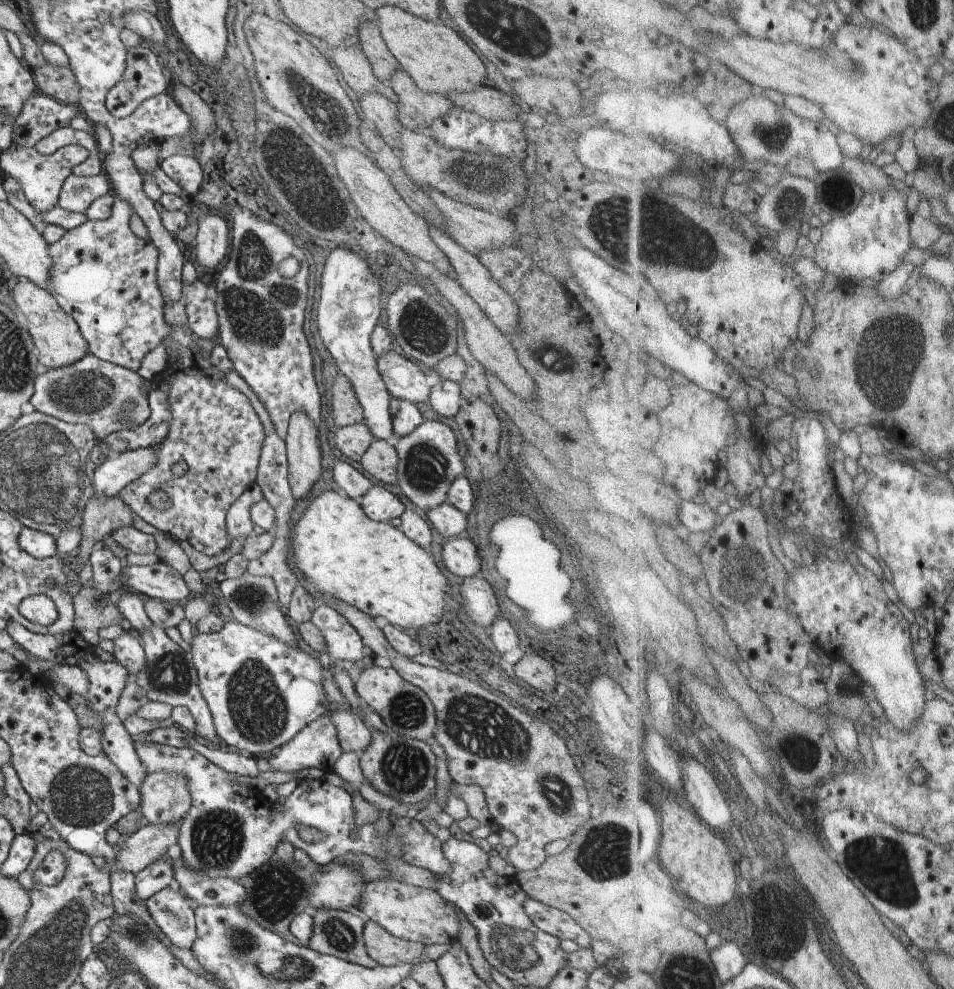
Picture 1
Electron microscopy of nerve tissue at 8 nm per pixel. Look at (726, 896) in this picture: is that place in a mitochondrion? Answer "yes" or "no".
no

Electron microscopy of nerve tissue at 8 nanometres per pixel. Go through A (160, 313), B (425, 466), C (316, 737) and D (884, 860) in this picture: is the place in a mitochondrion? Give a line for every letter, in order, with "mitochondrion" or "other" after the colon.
A: other
B: mitochondrion
C: other
D: mitochondrion

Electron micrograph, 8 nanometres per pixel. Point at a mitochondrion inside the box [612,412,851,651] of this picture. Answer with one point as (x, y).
(746, 572)

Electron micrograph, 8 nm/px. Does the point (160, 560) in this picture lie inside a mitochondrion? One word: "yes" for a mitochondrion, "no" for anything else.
no

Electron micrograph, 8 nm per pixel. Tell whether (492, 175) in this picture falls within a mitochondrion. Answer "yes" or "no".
yes

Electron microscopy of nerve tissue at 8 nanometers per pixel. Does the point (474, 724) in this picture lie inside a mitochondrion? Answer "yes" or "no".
yes

